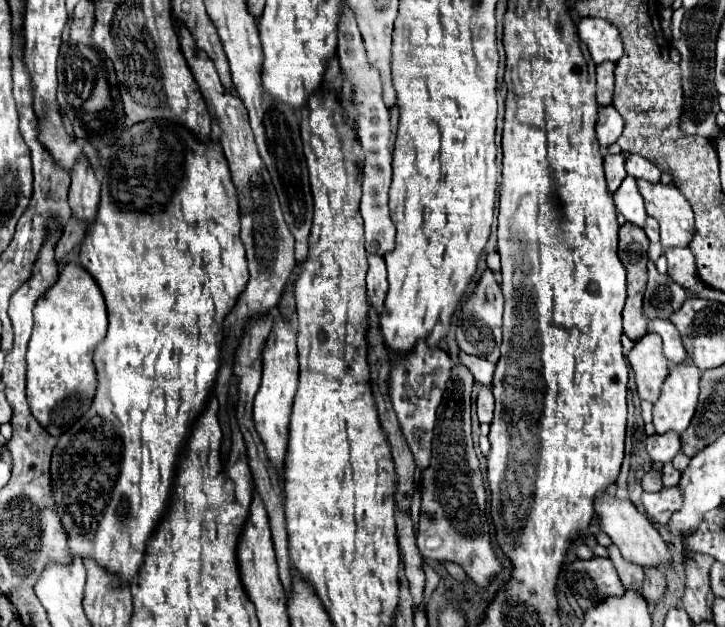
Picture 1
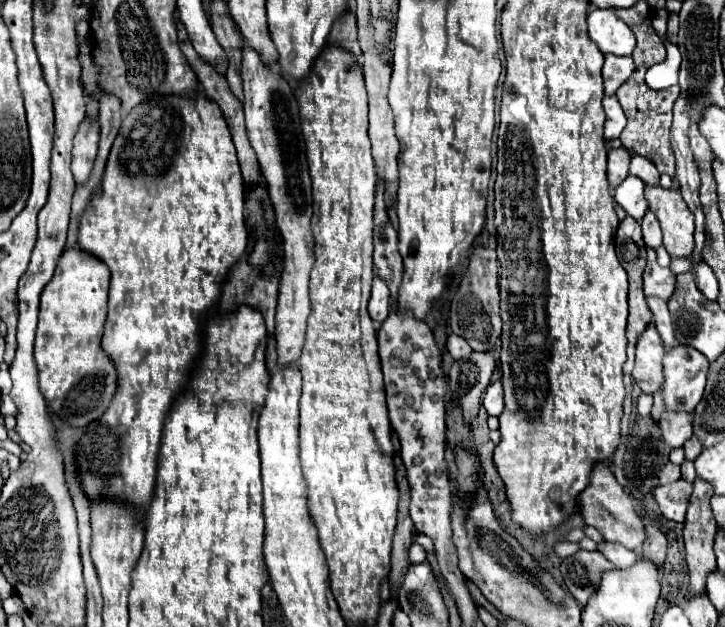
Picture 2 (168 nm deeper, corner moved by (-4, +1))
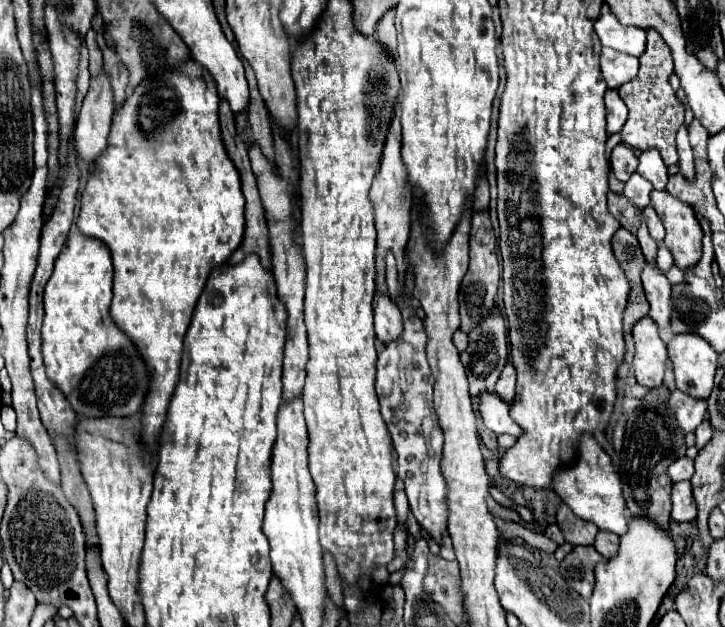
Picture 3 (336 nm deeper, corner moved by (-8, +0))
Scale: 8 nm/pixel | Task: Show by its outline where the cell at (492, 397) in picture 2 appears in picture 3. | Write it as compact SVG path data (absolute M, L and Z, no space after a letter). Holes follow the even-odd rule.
M513 363L505 365L505 369L503 369L503 373L495 385L495 393L501 399L505 399L507 403L513 401L513 397L515 397L515 367L513 367Z

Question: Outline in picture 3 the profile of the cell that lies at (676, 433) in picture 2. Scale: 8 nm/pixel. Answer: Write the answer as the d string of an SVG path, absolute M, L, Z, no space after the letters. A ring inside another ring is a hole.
M677 389L671 393L669 405L675 411L679 427L685 433L695 431L707 413L707 401L705 399L693 399L691 395L685 395L683 391L677 391Z

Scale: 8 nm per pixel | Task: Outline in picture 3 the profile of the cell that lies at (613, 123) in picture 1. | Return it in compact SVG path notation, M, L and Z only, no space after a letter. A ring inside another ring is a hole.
M607 89L605 105L607 105L607 133L619 133L627 121L627 105L619 97L617 89Z

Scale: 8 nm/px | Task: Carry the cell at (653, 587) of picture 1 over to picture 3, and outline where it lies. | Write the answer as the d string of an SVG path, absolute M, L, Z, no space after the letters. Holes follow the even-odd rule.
M665 385L649 389L641 399L641 407L633 411L625 427L625 441L621 451L619 477L623 483L623 497L627 509L633 517L647 515L659 523L659 527L669 529L671 513L671 487L673 481L667 475L667 467L685 455L685 433L677 427L673 413L669 411L669 389Z

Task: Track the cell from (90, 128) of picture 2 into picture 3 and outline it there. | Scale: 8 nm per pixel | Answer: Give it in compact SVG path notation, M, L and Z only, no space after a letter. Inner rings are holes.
M103 69L97 77L91 77L89 93L85 95L83 107L77 117L75 151L79 159L93 161L101 151L105 151L113 111L115 111L113 91L109 75Z

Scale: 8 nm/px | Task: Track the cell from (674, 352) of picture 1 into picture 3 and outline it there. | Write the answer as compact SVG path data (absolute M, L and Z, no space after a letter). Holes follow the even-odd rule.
M645 263L645 269L641 271L641 281L643 281L643 289L647 295L647 301L651 305L649 317L661 327L669 327L669 317L671 317L671 283L667 281L665 273L653 265L649 267L649 263Z

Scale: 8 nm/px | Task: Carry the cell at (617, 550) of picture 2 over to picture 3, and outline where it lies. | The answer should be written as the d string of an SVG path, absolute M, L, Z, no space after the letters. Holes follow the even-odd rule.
M599 531L597 537L595 537L595 543L593 547L605 557L605 559L611 559L615 553L617 553L617 547L619 547L619 537L609 533L609 531Z

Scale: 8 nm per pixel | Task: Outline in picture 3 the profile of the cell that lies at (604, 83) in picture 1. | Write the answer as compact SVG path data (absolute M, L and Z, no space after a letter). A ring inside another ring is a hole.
M603 47L601 51L601 73L609 89L619 89L623 83L631 81L637 75L639 59L627 53L613 51Z

